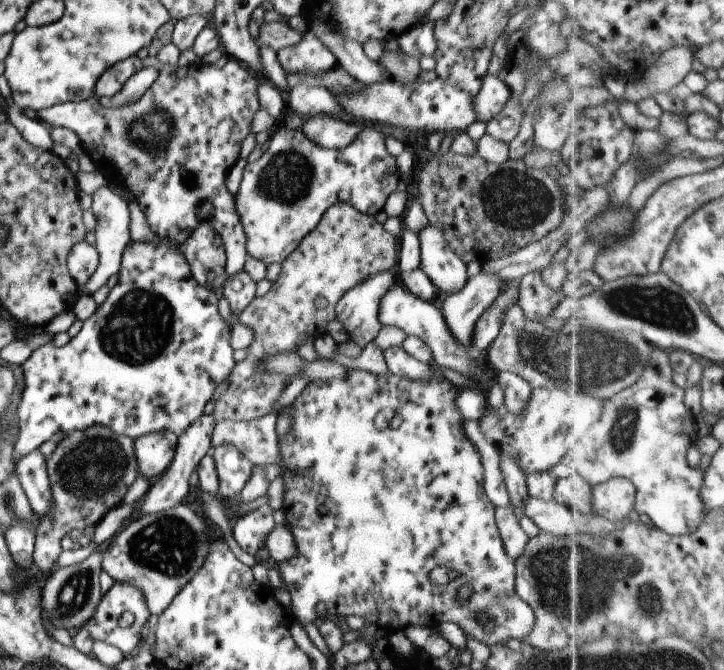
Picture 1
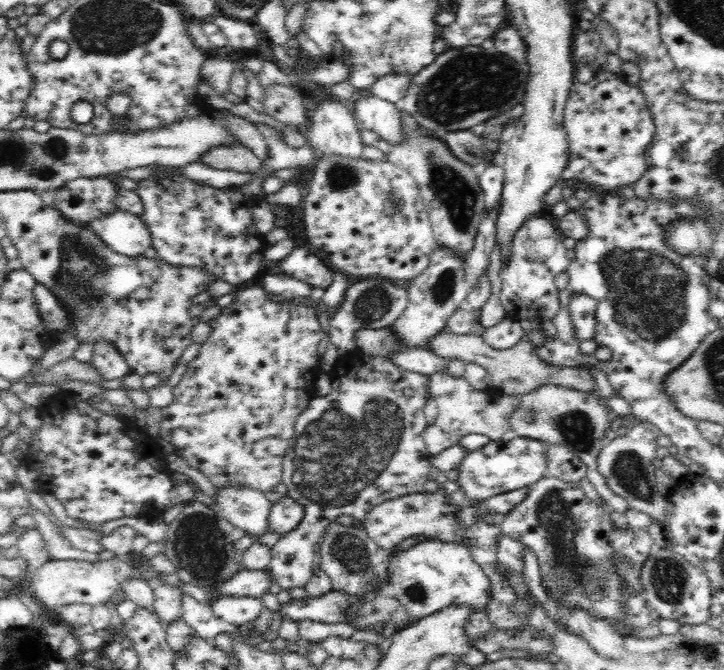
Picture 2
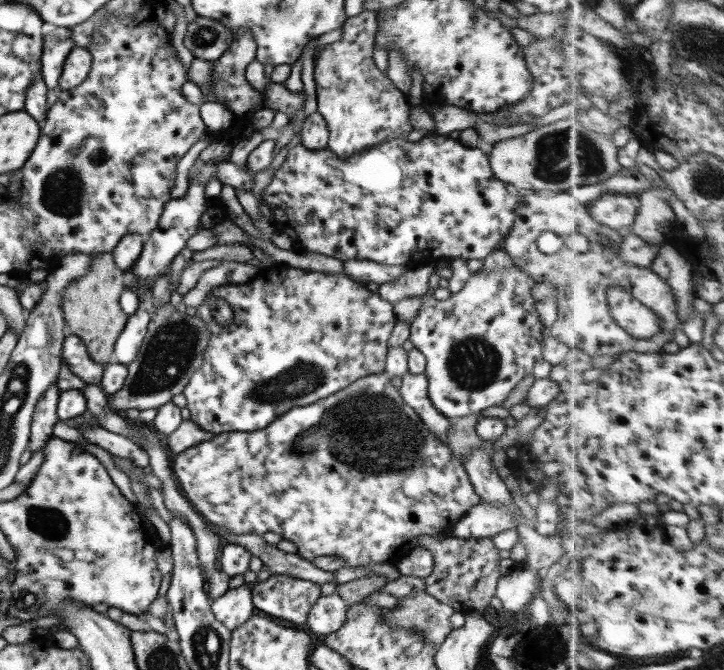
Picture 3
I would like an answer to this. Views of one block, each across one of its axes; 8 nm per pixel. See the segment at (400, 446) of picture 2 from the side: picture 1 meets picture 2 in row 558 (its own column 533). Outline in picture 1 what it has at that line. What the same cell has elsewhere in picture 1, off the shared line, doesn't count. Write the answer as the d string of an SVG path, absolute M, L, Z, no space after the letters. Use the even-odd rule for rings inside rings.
M532 271L519 280L519 299L517 303L523 313L531 320L548 322L565 298L562 292L552 290L543 281L541 271Z

